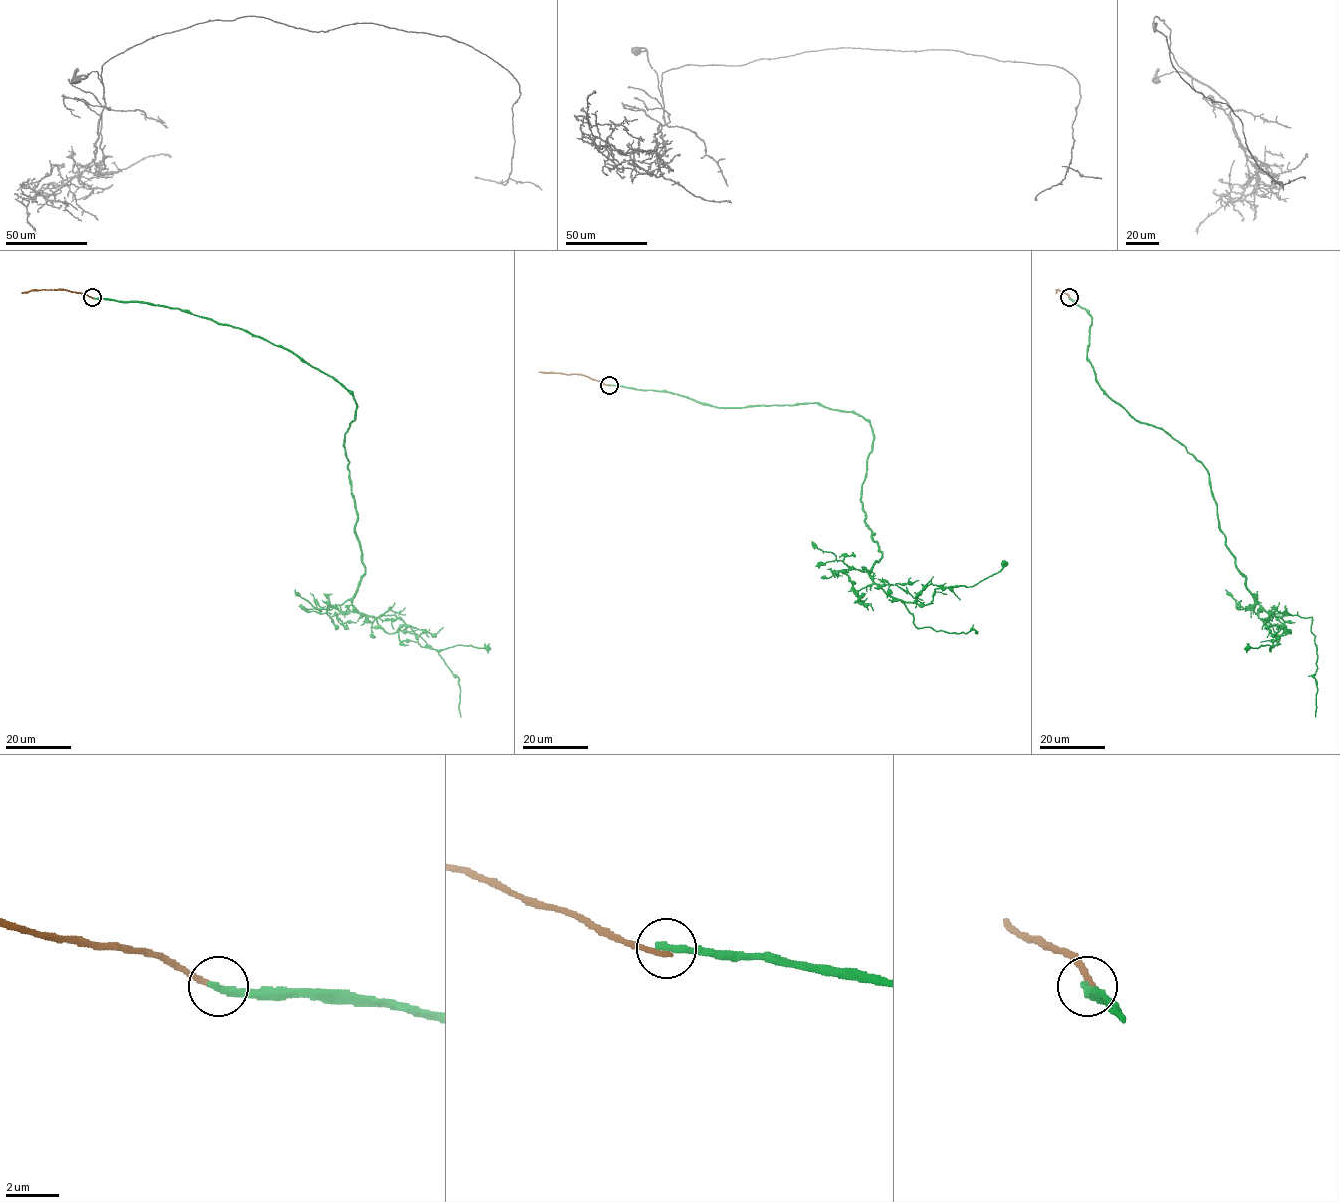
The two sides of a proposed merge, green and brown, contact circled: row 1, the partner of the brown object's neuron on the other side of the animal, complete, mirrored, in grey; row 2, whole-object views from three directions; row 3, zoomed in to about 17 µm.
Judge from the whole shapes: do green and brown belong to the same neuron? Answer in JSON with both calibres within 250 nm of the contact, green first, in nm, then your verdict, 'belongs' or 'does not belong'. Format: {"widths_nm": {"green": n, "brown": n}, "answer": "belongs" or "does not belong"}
{"widths_nm": {"green": 300, "brown": 200}, "answer": "does not belong"}

